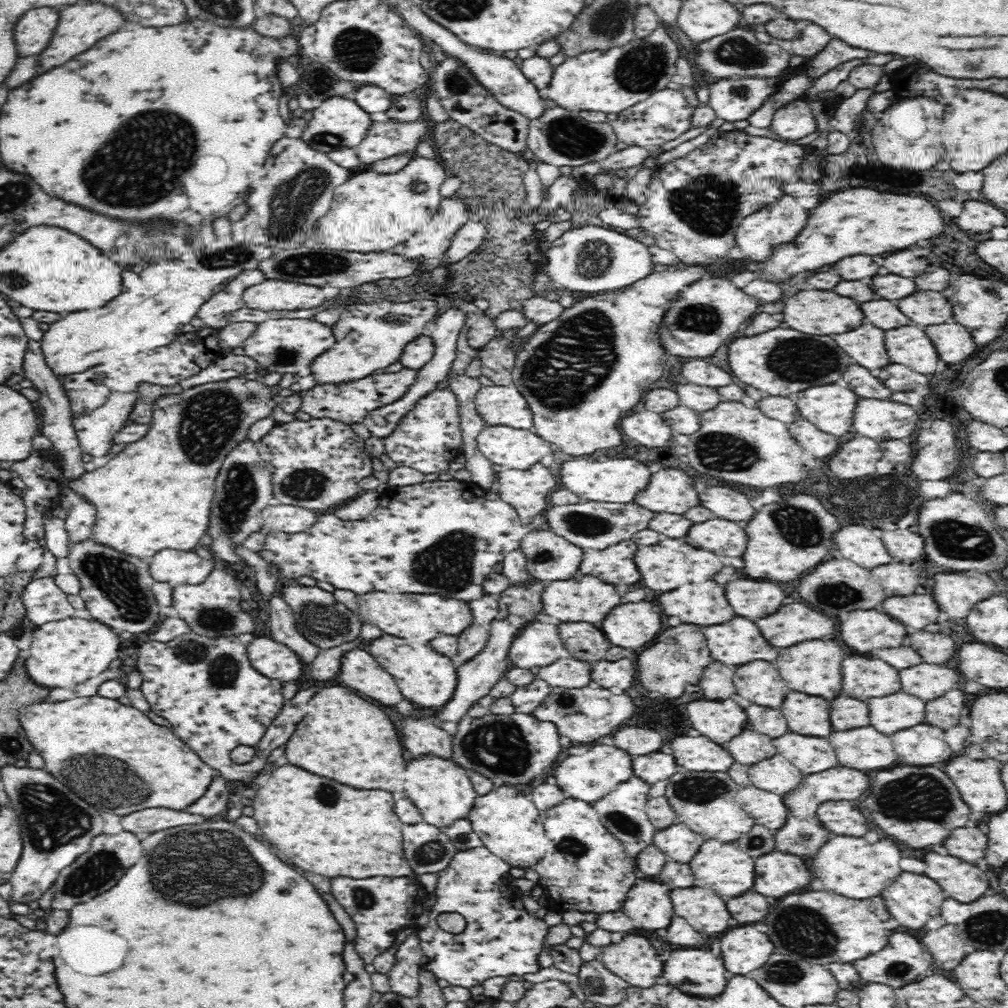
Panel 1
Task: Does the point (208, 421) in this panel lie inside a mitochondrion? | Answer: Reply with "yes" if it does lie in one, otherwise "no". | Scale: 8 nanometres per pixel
yes

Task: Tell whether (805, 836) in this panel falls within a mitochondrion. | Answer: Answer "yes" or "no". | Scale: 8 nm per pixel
yes

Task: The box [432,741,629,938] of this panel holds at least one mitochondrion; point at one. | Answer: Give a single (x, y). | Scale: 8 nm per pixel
(573, 846)

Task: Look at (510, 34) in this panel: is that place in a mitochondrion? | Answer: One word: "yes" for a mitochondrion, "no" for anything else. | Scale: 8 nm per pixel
no

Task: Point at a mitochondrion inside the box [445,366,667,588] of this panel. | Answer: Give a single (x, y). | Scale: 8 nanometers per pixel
(591, 526)

